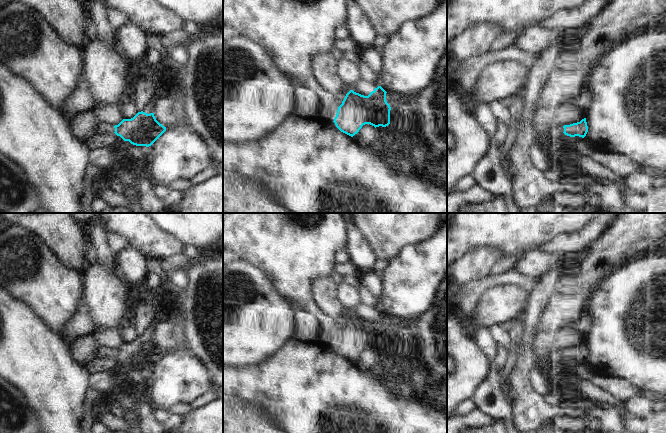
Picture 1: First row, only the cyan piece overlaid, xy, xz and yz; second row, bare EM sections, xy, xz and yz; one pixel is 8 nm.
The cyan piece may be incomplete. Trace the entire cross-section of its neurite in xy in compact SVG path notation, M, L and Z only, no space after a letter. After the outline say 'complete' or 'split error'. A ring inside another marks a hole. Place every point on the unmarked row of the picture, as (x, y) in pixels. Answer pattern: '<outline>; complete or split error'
M138 336L131 343L123 343L118 349L99 347L96 357L115 357L124 365L136 370L151 370L164 356L166 351L160 348L154 337Z; split error

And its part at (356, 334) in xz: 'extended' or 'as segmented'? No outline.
extended

